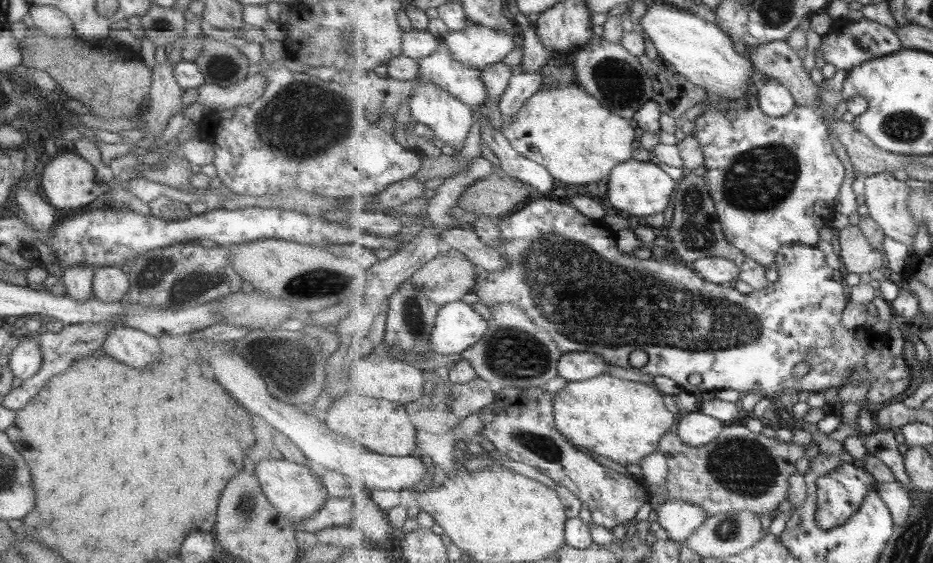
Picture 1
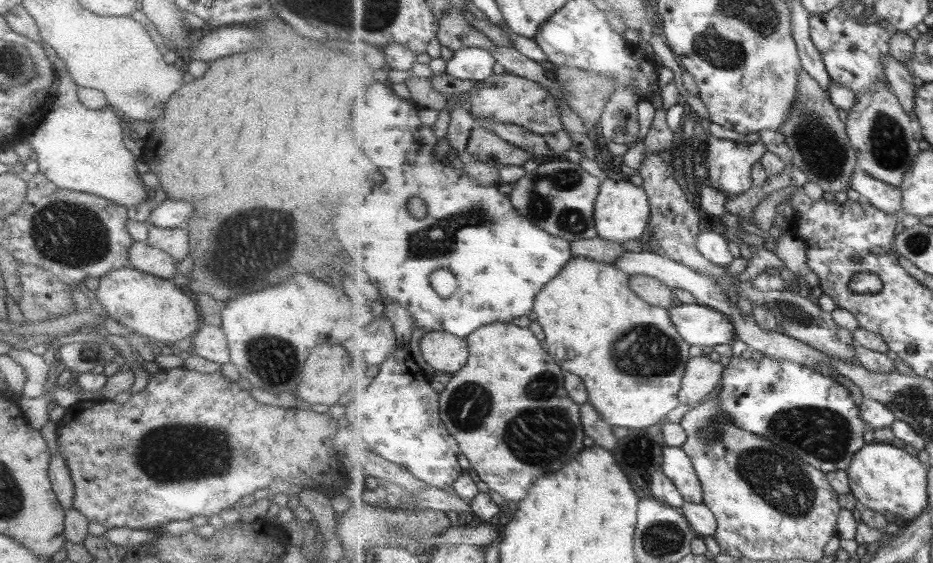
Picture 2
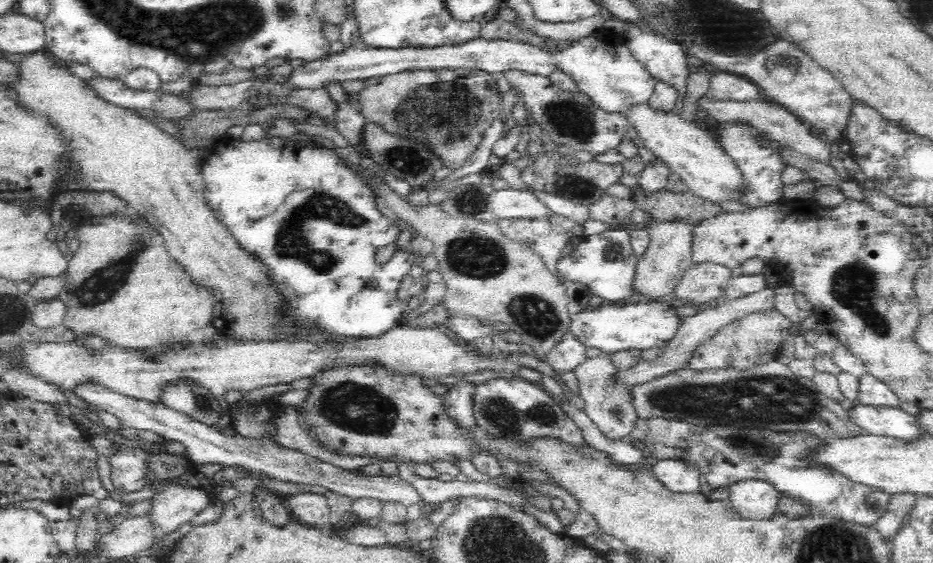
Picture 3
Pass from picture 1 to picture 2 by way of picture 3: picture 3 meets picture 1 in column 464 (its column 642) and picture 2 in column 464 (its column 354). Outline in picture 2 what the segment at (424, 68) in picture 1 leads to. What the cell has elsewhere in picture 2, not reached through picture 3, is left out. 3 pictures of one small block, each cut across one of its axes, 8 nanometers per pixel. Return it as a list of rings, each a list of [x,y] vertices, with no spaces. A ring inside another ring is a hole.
[[[465,47],[455,51],[452,59],[448,60],[447,73],[460,80],[483,82],[494,76],[495,64],[498,63],[491,51]]]

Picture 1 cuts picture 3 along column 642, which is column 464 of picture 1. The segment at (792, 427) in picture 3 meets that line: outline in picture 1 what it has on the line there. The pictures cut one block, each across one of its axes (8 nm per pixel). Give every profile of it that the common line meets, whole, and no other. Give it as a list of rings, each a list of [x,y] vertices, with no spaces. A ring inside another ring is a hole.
[[[479,376],[468,383],[454,383],[447,391],[452,396],[448,407],[459,420],[480,413],[484,406],[491,404],[496,397],[492,386]]]

